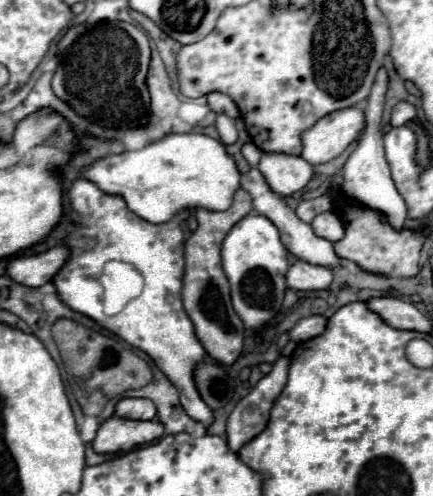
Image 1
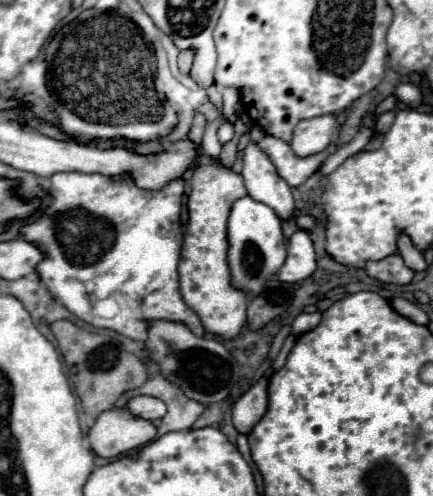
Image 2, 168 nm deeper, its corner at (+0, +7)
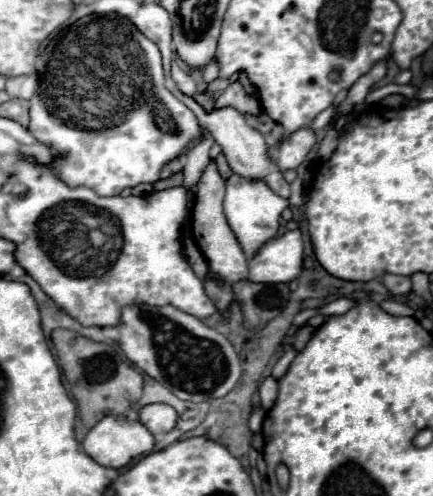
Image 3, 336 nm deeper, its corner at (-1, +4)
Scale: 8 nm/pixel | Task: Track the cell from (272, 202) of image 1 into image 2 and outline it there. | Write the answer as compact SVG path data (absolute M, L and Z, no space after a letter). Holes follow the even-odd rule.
M249 143L245 147L241 175L249 195L255 201L261 201L275 209L281 219L291 219L291 213L295 209L291 187L279 177L273 161L257 143Z

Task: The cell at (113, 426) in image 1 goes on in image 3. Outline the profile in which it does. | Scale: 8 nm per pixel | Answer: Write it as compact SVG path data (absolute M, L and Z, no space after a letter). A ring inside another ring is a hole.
M104 416L84 438L82 442L84 452L94 458L102 466L110 468L122 468L126 466L132 458L144 456L152 452L154 448L154 436L138 422L138 420L128 420L126 416Z

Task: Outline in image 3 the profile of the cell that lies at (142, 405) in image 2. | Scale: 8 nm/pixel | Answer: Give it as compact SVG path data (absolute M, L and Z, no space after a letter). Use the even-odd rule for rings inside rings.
M148 404L144 408L140 408L138 412L140 422L152 432L152 434L162 434L174 428L176 424L176 410L170 408L168 404Z

